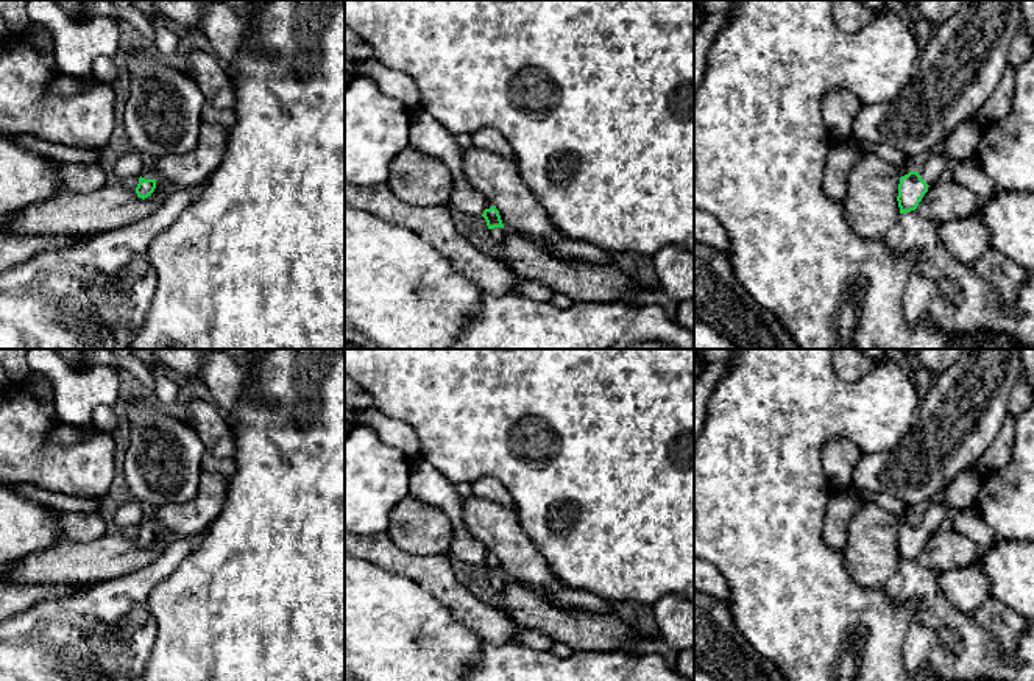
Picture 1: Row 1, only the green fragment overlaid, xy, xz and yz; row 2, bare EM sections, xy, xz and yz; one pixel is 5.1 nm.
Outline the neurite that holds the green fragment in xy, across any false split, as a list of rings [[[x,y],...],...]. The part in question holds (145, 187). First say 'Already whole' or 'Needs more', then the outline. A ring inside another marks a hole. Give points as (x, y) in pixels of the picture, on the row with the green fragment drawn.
Needs more. [[[150,161],[143,162],[142,175],[139,178],[139,184],[136,187],[136,193],[139,198],[145,199],[148,198],[156,189],[156,175],[151,167]]]

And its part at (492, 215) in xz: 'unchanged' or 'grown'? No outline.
grown

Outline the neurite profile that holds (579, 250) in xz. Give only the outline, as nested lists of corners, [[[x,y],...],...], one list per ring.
[[[565,240],[563,243],[552,245],[552,248],[555,252],[572,259],[599,265],[611,263],[608,251],[599,249],[594,245],[582,240]]]

